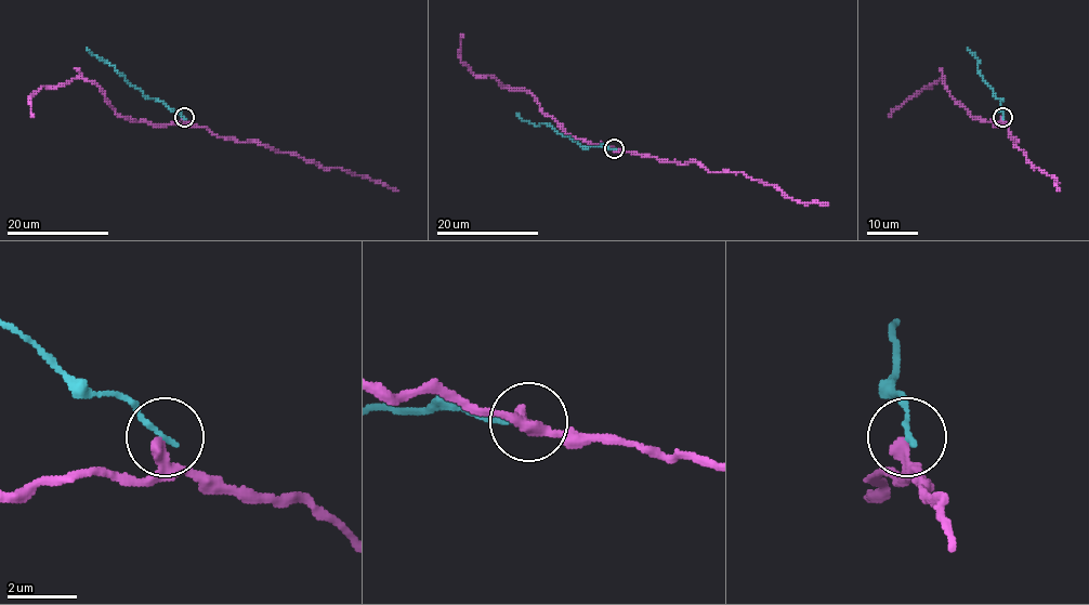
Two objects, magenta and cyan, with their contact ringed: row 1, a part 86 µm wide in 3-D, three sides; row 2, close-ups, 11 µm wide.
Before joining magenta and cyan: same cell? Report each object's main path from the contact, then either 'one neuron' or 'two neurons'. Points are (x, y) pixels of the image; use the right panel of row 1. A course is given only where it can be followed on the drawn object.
magenta runs (1002, 117), (1010, 136), (1018, 140), (1015, 145), (1025, 152), (1026, 160), (1053, 178), (1059, 191); cyan runs (1002, 117), (1002, 100), (997, 97), (982, 78), (979, 60), (968, 49); two neurons

